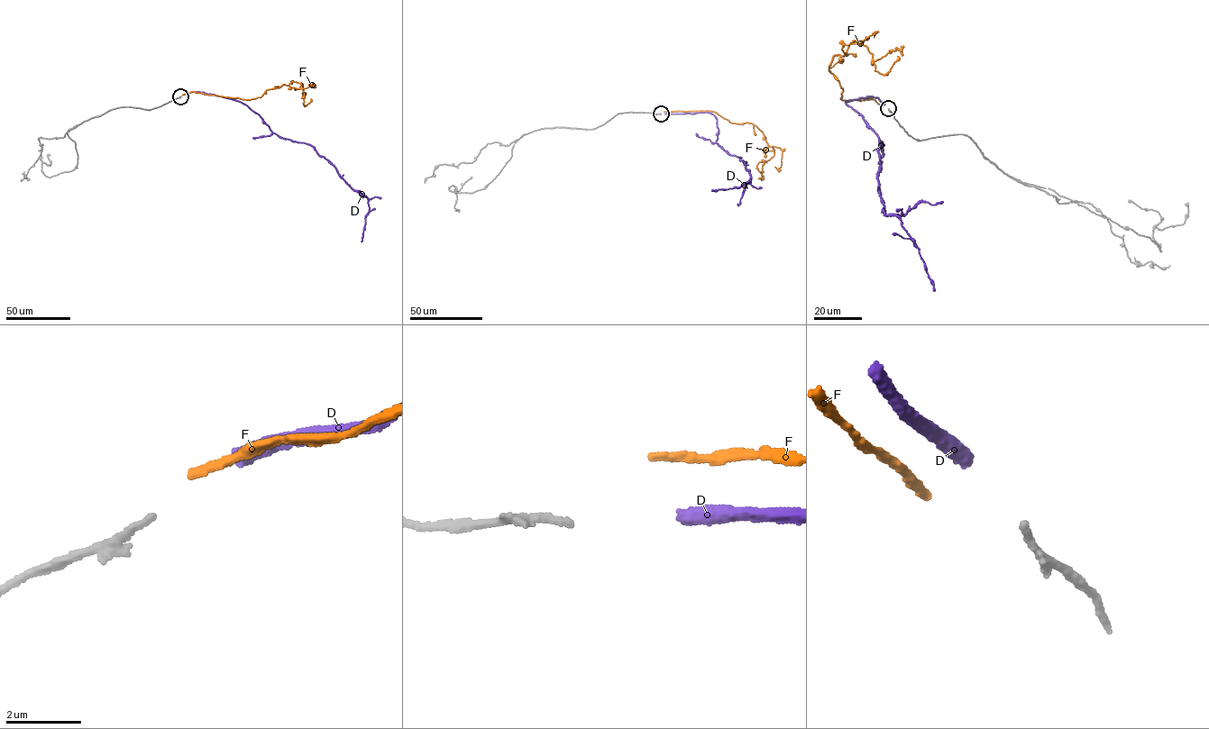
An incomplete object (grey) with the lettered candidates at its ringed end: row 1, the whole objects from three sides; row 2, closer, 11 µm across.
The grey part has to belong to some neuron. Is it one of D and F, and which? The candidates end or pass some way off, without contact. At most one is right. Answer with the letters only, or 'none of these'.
none of these

